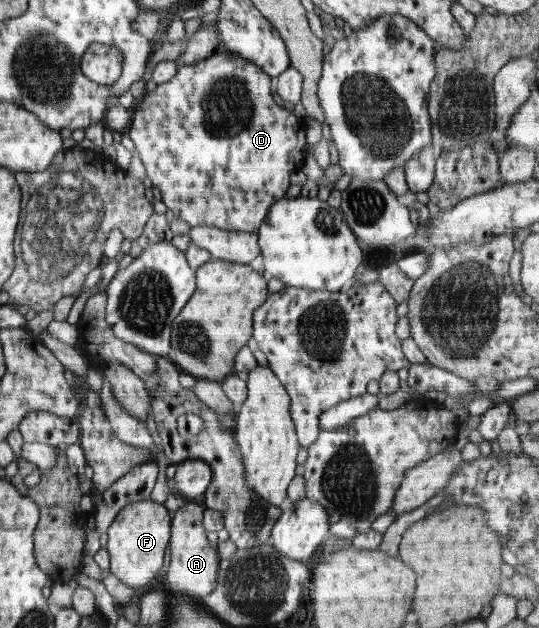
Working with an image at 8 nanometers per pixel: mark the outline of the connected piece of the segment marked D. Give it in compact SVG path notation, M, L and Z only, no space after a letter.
M219 49L208 58L204 57L193 65L182 65L177 69L176 76L159 84L154 91L146 93L144 100L137 109L133 110L132 120L127 128L128 136L132 139L133 146L139 153L144 164L145 172L152 182L152 186L158 187L162 200L167 208L174 213L175 218L185 220L190 227L213 226L222 230L256 232L262 223L268 208L280 198L285 198L289 190L290 175L302 168L306 148L305 123L303 119L296 119L285 107L278 106L274 101L271 91L271 76L266 74L253 62L244 60L238 54L230 54Z

